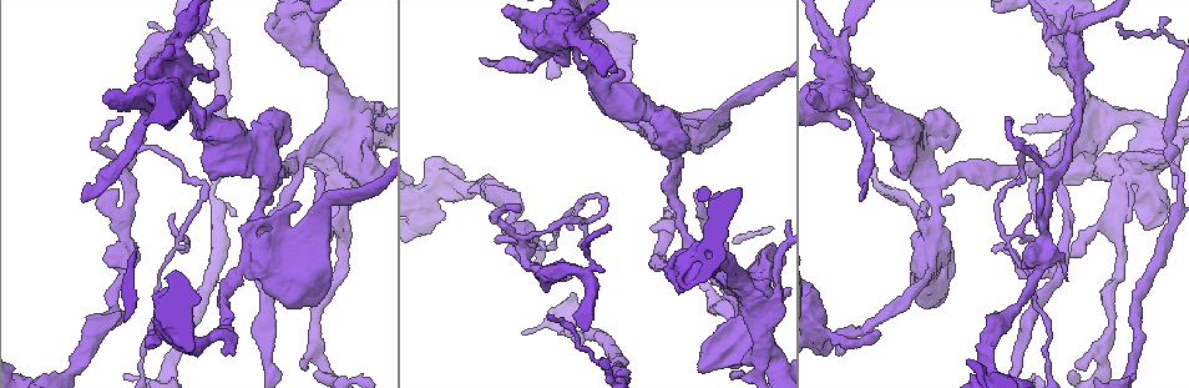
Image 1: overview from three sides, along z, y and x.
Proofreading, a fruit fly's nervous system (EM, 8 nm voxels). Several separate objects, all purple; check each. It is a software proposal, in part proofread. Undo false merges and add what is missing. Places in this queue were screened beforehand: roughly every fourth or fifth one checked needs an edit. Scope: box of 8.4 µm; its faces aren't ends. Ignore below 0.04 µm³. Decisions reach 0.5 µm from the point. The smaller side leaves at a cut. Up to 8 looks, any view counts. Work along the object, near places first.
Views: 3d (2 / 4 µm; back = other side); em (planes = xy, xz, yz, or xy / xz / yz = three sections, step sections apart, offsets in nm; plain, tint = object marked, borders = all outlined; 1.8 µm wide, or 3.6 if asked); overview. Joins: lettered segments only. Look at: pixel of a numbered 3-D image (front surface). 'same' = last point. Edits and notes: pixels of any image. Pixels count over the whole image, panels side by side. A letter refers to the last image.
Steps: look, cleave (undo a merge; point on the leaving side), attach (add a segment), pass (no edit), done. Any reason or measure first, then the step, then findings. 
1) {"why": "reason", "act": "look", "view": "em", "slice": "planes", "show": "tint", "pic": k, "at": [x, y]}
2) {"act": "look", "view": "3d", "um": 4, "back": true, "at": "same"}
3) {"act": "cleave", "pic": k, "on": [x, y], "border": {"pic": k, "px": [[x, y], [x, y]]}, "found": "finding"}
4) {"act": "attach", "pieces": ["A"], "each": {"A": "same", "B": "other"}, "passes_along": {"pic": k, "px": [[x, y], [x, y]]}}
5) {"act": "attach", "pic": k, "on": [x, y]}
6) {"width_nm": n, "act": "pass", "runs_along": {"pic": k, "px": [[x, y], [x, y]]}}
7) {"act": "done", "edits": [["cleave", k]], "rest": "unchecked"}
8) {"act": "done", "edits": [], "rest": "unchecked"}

{"why": "three-way junction", "act": "look", "view": "3d", "um": 2, "pic": 1, "at": [1076, 28]}

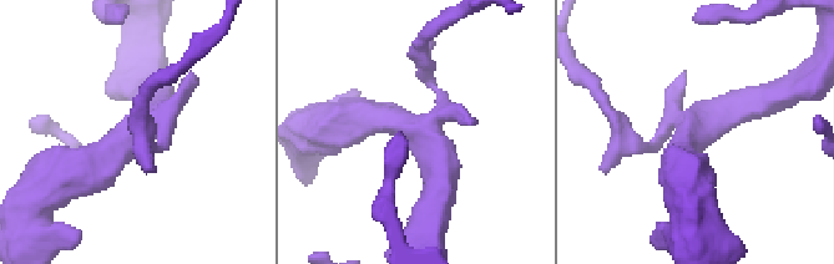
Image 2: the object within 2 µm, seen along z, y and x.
{"act": "look", "view": "em", "slice": "planes", "show": "borders", "pic": 2, "at": [418, 131]}

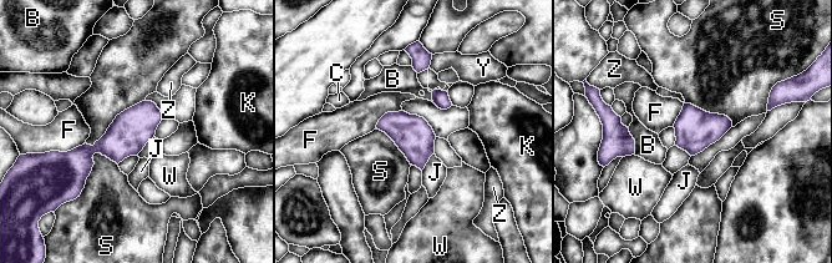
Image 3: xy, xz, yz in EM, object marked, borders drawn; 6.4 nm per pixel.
{"act": "pass", "each": {"B": "other", "C": "other", "F": "other", "J": "other", "K": "other", "S": "other", "W": "other", "Y": "other", "Z": "other"}, "border": {"pic": 3, "px": [[117, 163], [95, 153], [77, 197]]}, "found": "continuous, no second cell"}

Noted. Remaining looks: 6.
{"why": "sharp bend", "act": "look", "view": "em", "slice": "xy", "step": 16, "show": "borders", "pic": 1, "at": [671, 144]}

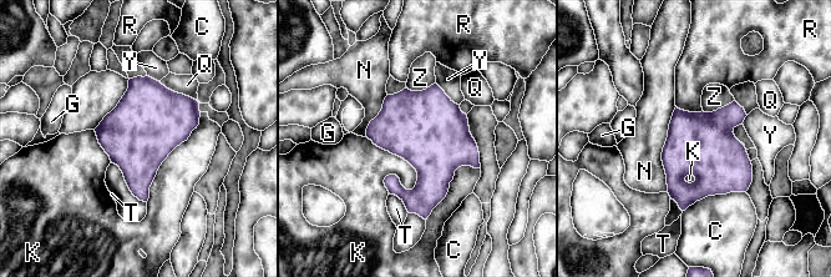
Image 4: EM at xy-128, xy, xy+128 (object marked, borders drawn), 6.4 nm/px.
{"width_nm": 460, "longest_contact_nm": ["N", 550], "act": "pass", "each": {"C": "other", "G": "other", "K": "other", "N": "other", "Q": "other", "R": "other", "T": "other", "Y": "other", "Z": "other"}, "found": "one cell here"}

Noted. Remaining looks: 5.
{"act": "look", "view": "em", "slice": "planes", "show": "borders", "pic": 1, "at": [341, 212]}

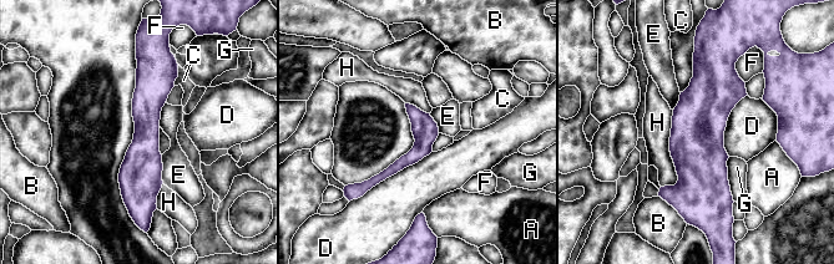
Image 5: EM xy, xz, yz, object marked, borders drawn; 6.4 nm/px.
{"width_nm": 170, "act": "pass", "each": {"A": "other", "B": "other", "C": "other", "D": "other", "E": "other", "F": "other", "G": "other", "H": "other"}, "runs_along": {"pic": 5, "px": [[145, 60], [146, 143], [132, 209]]}, "found": "continuous, no second cell"}

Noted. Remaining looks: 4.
{"why": "calibre changes", "act": "look", "view": "em", "slice": "xz", "step": 8, "show": "tint", "pic": 1, "at": [175, 42]}

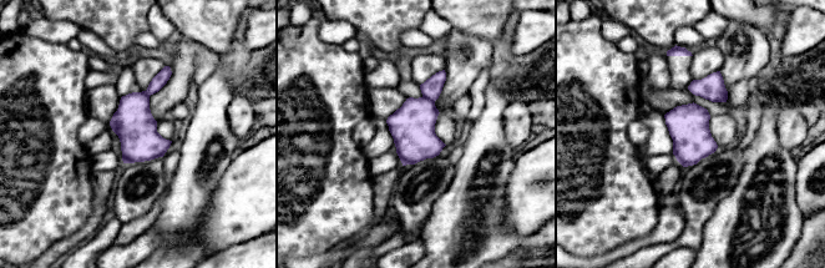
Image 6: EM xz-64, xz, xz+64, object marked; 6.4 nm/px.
{"act": "look", "view": "em", "slice": "xz", "step": 8, "show": "borders", "at": "same"}

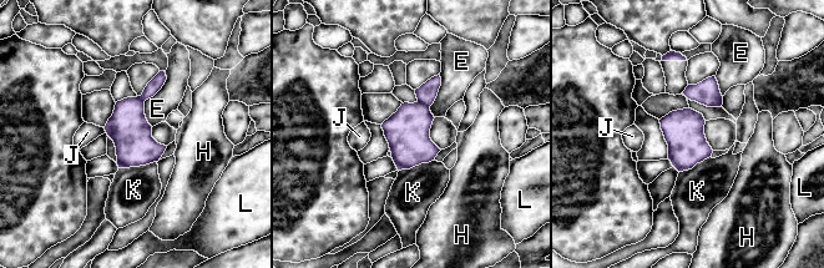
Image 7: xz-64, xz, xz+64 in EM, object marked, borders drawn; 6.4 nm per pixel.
{"act": "cleave", "pic": 7, "on": [408, 131], "each": {"E": "other", "H": "other", "J": "other", "K": "other", "L": "other"}, "border": {"pic": 7, "px": [[418, 100], [429, 107]]}, "found": "a second cell is stuck on"}

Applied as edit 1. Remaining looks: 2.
{"act": "done", "edits": [["cleave", 7]], "rest": "unchecked"}

